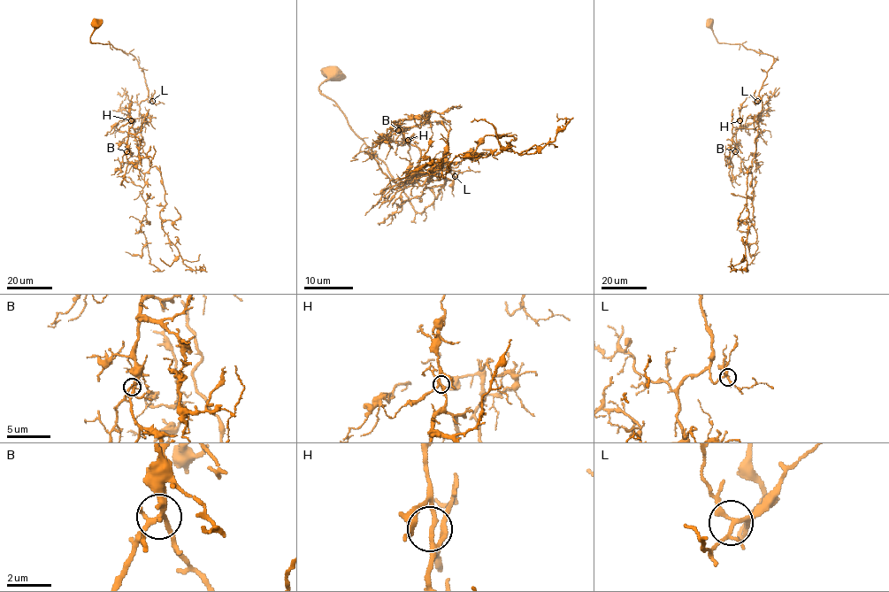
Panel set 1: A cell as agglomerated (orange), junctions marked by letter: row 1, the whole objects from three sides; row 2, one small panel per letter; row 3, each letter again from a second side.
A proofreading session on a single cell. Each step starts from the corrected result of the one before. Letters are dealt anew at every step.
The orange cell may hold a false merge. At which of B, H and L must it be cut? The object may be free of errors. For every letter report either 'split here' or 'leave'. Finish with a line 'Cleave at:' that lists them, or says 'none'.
B: leave
H: leave
L: leave
Cleave at: none

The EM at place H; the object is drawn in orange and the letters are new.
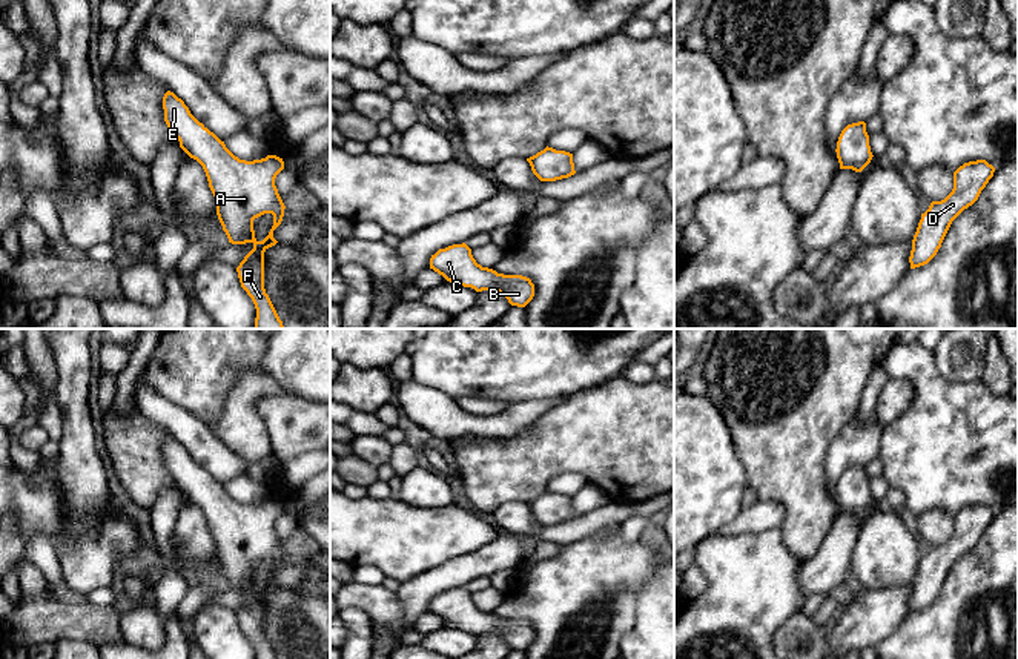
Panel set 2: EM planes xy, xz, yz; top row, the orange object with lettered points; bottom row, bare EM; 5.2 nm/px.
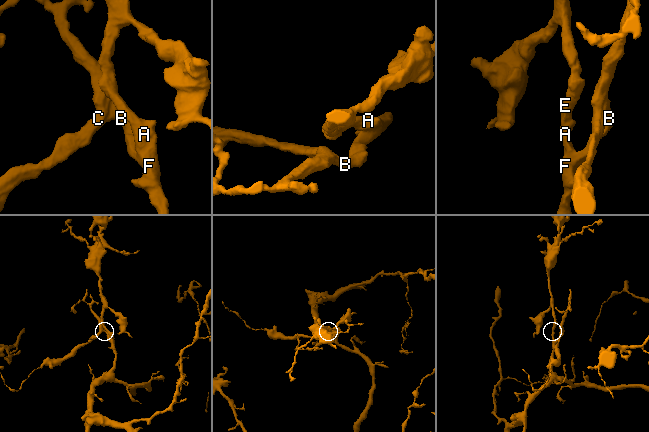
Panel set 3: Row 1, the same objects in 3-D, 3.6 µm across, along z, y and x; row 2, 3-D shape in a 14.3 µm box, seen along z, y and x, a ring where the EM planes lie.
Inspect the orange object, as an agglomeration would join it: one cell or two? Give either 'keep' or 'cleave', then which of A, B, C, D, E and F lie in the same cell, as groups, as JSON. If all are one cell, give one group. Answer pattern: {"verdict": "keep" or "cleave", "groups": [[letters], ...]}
{"verdict": "keep", "groups": [["A", "B", "C", "D", "E", "F"]]}

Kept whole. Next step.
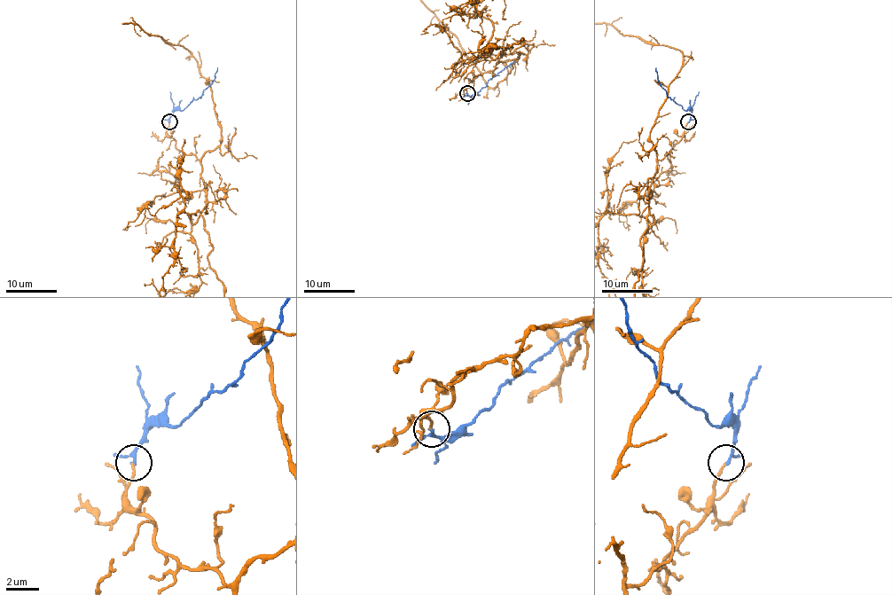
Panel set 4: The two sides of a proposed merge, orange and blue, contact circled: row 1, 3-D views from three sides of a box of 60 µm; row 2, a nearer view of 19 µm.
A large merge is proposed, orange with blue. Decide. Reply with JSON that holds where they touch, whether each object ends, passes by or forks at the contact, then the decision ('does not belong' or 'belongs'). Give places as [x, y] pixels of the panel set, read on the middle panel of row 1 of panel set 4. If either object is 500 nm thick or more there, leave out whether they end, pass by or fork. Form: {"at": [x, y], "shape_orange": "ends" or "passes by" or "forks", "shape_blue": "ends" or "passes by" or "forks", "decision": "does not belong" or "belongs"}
{"at": [467, 93], "shape_orange": "ends", "shape_blue": "passes by", "decision": "belongs"}

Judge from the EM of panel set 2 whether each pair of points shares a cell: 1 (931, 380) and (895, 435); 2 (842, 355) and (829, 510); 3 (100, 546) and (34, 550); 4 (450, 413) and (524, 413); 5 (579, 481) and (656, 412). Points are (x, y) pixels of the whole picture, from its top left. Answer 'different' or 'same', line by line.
1: same
2: same
3: different
4: same
5: different

